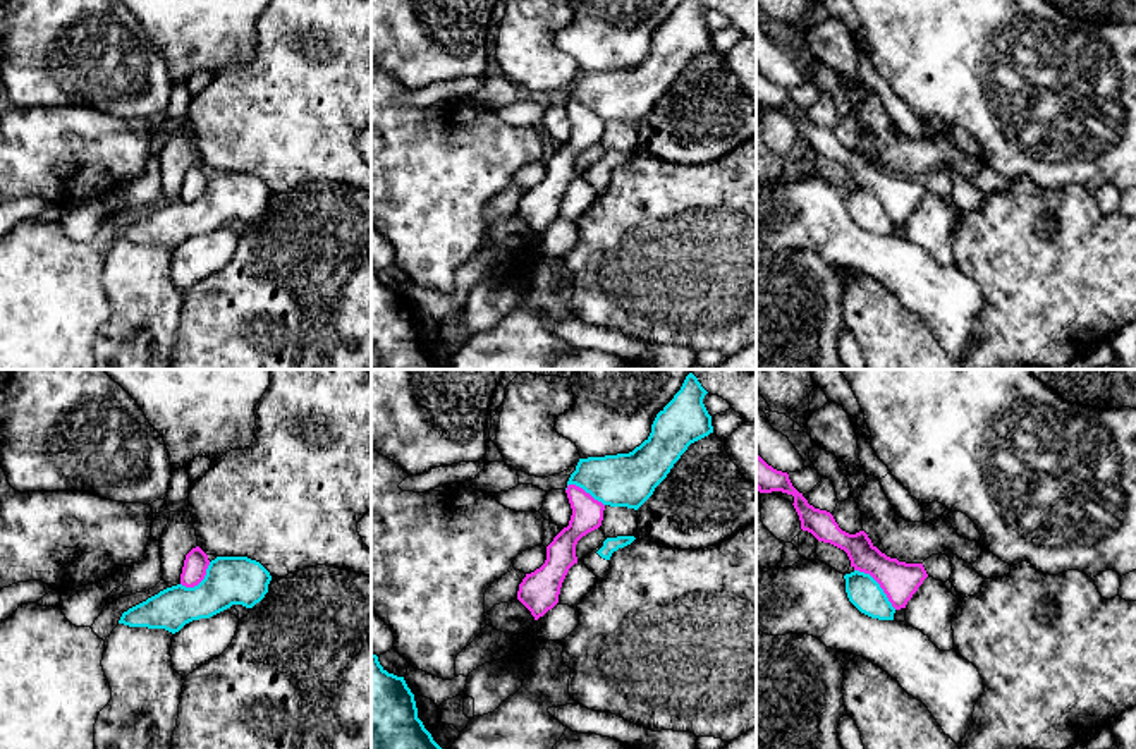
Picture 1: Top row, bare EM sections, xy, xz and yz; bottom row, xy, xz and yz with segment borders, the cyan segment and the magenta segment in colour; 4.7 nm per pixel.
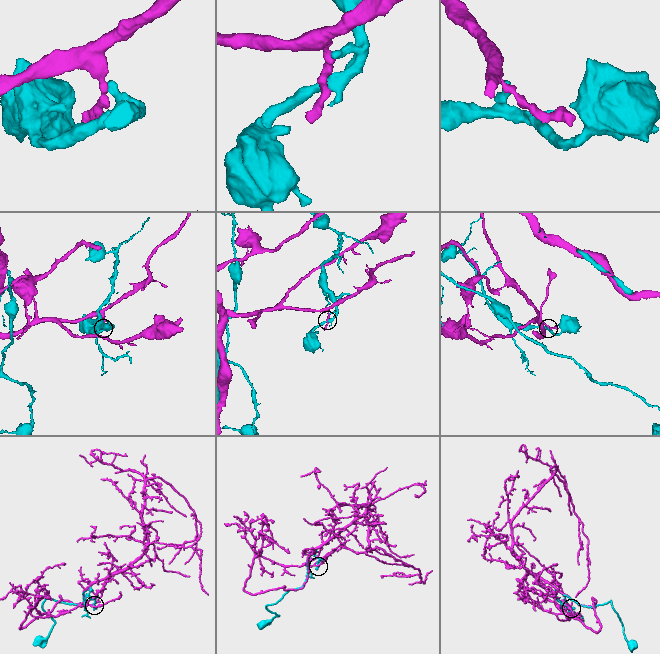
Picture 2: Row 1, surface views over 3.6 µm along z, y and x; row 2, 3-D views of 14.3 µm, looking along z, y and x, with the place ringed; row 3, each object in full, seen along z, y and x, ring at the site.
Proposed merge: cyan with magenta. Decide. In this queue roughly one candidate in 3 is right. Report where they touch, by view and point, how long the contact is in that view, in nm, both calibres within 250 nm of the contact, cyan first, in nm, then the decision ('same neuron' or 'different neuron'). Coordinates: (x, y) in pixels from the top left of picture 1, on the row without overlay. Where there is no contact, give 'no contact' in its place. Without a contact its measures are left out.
yz (879, 200) | 280 nm | 160/180 nm | same neuron

